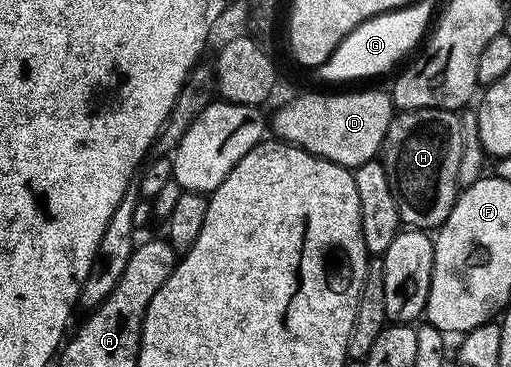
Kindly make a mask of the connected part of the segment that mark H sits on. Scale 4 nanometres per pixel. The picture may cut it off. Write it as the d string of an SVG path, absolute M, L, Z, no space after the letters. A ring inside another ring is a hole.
M405 109L393 116L386 131L384 146L378 159L383 163L386 179L390 179L390 191L396 200L401 222L405 226L435 231L450 215L461 187L458 181L458 165L463 156L463 137L460 118L450 109Z

